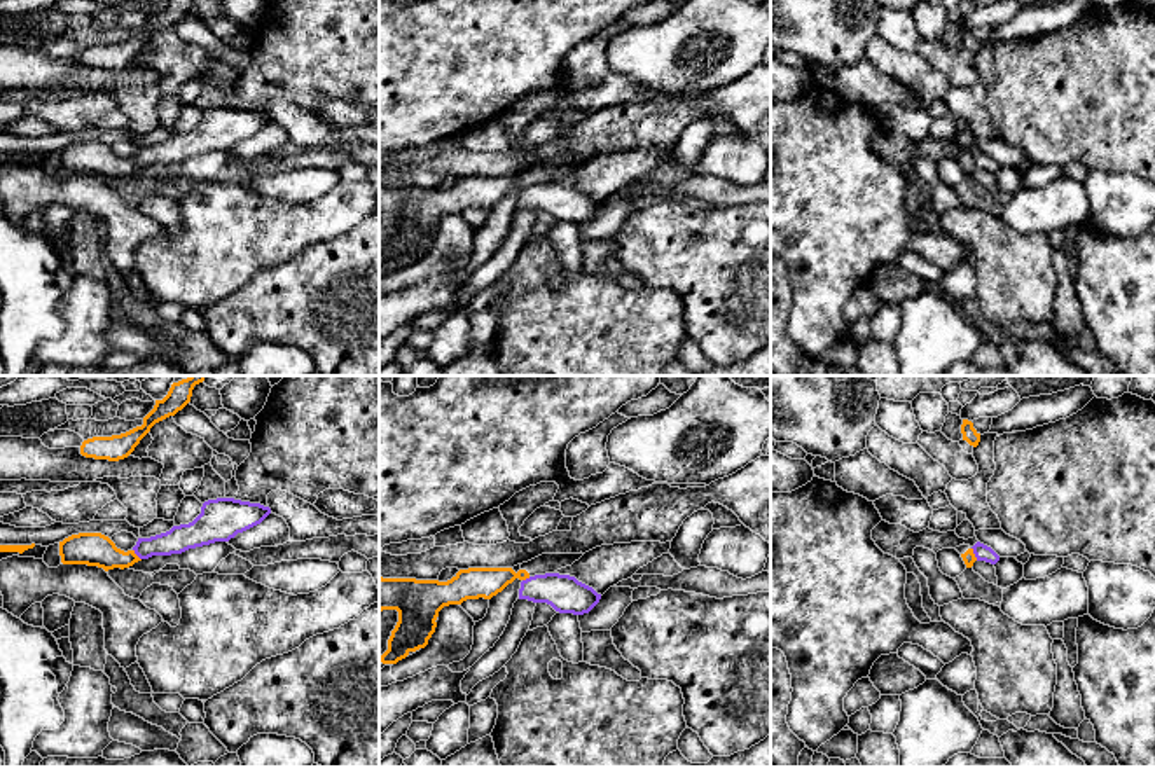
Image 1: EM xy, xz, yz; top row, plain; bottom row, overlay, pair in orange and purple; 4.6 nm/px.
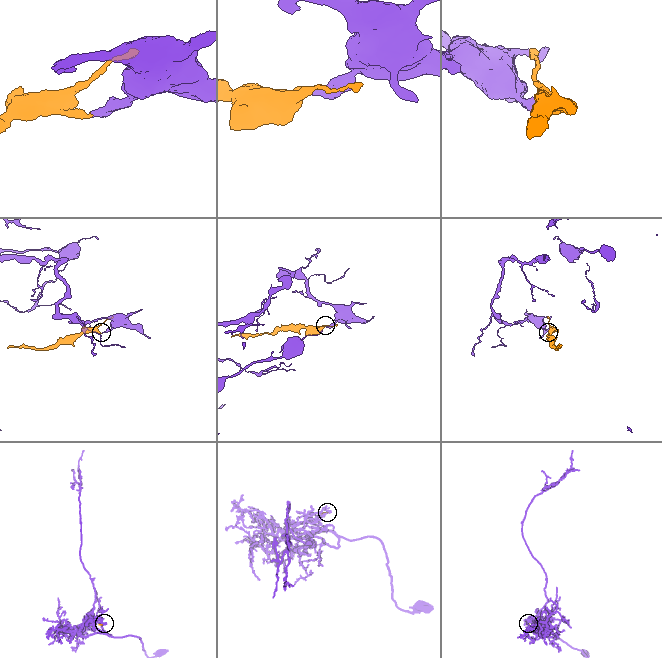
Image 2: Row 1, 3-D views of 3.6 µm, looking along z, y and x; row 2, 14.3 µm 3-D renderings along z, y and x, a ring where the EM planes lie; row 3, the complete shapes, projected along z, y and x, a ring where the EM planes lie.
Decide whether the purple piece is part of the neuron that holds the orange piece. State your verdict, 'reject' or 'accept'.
reject

